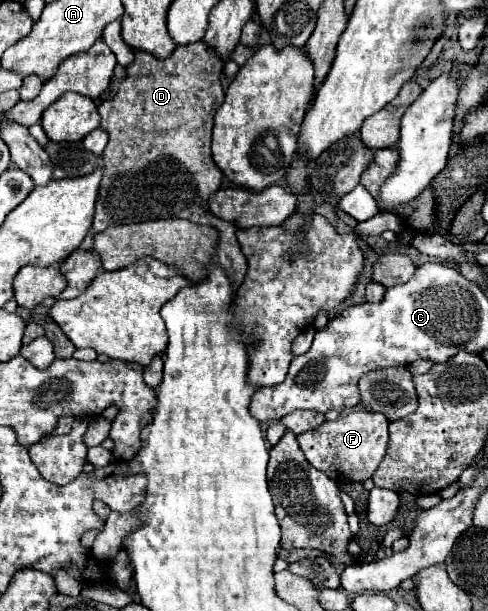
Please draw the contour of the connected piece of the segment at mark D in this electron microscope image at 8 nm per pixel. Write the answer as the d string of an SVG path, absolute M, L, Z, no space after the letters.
M204 41L176 47L174 53L166 59L158 59L142 49L134 49L134 53L136 57L126 67L128 75L120 83L116 97L98 105L98 113L102 117L100 127L108 131L110 141L102 153L104 177L100 183L92 227L100 233L102 229L108 229L112 225L128 225L156 219L188 219L198 225L216 227L220 233L216 249L218 263L220 267L224 267L226 275L230 277L232 289L236 291L242 285L244 273L248 269L246 257L242 255L236 241L236 227L232 223L220 221L208 211L208 197L218 191L222 183L222 171L216 167L210 153L214 113L224 103L224 91L220 83L222 61L216 59L216 53L212 53L212 49L208 49Z

